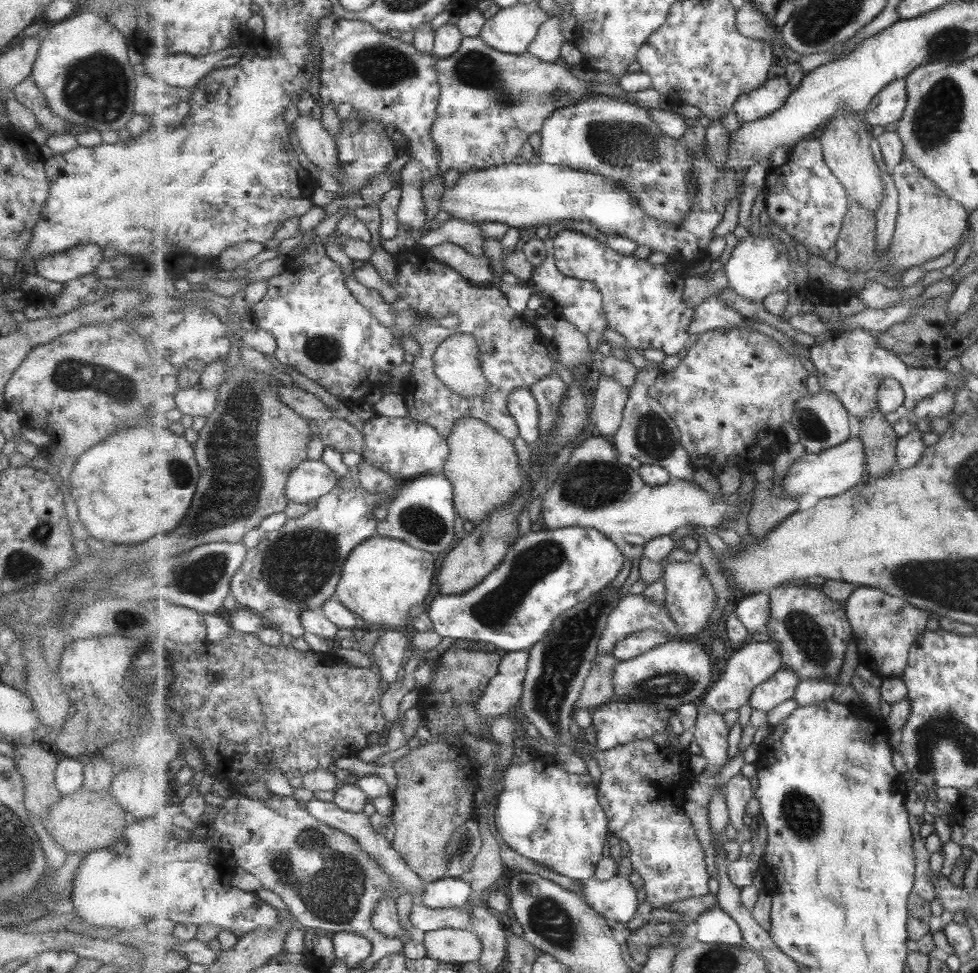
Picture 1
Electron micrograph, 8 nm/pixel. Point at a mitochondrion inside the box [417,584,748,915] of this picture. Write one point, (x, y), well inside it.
(562, 659)

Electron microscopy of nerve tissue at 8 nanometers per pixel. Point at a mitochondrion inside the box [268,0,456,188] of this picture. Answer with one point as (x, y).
(381, 66)

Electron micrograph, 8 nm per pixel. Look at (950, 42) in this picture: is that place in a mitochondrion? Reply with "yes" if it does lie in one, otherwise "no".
yes

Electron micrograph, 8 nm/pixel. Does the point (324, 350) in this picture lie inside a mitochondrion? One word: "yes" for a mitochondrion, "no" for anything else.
yes

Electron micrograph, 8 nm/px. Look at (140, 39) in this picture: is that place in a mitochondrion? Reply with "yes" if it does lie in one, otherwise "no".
yes

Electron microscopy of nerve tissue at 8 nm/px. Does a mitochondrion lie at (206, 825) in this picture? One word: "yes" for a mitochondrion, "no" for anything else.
no

